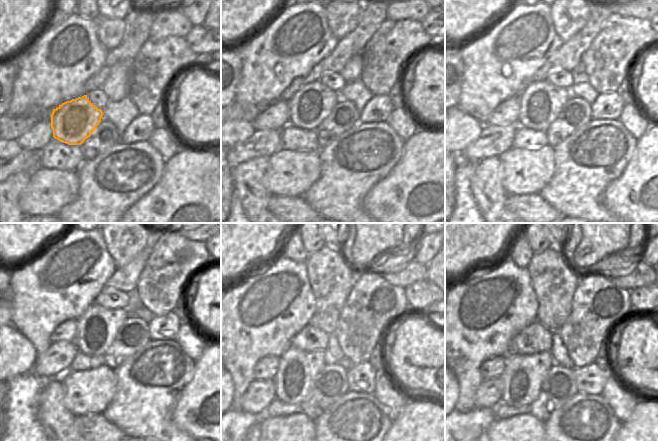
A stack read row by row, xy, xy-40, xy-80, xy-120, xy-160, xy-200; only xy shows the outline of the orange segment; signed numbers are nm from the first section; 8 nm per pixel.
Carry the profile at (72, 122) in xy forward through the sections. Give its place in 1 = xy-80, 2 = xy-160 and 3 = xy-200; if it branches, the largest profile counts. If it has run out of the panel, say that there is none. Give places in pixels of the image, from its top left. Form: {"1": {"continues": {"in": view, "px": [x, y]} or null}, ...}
{"1": {"continues": {"in": "xy-80", "px": [539, 105]}}, "2": {"continues": {"in": "xy-160", "px": [298, 370]}}, "3": {"continues": {"in": "xy-200", "px": [523, 375]}}}

